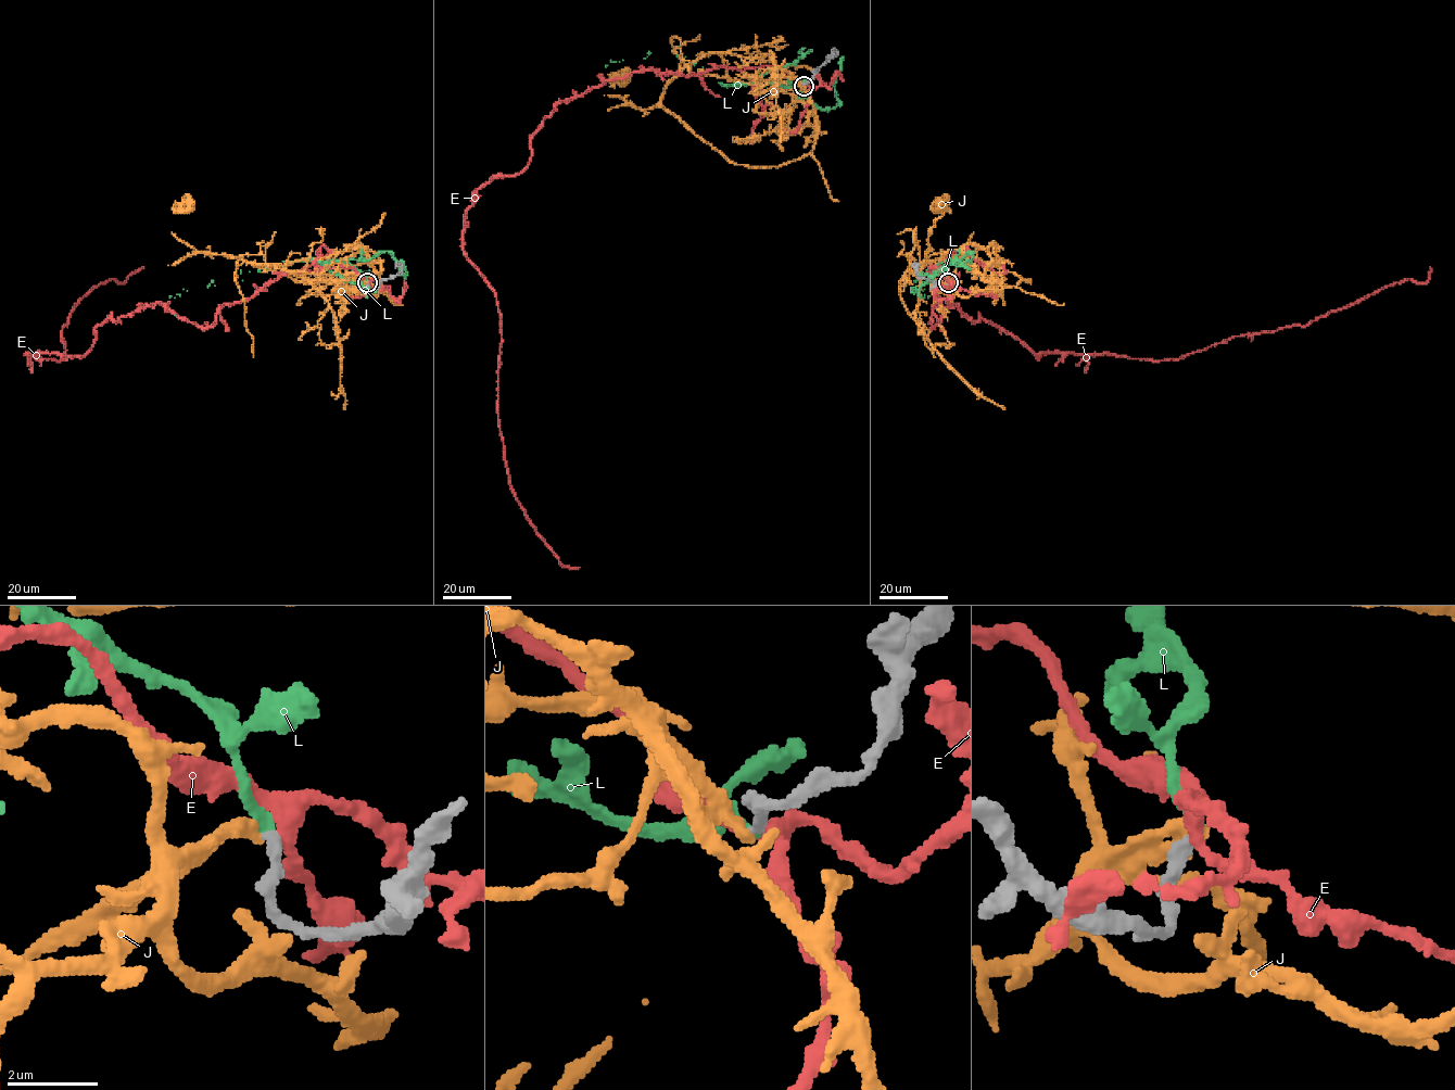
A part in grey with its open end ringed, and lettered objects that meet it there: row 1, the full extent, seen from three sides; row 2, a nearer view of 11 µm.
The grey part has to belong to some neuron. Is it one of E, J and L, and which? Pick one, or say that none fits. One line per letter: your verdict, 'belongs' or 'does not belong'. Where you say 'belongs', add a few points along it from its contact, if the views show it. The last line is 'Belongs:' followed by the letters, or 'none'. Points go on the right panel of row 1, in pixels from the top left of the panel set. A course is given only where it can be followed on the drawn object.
E: does not belong
J: does not belong
L: belongs | via (948, 281), (947, 260), (926, 271), (918, 270), (916, 280), (924, 294), (924, 315)
Belongs: L

